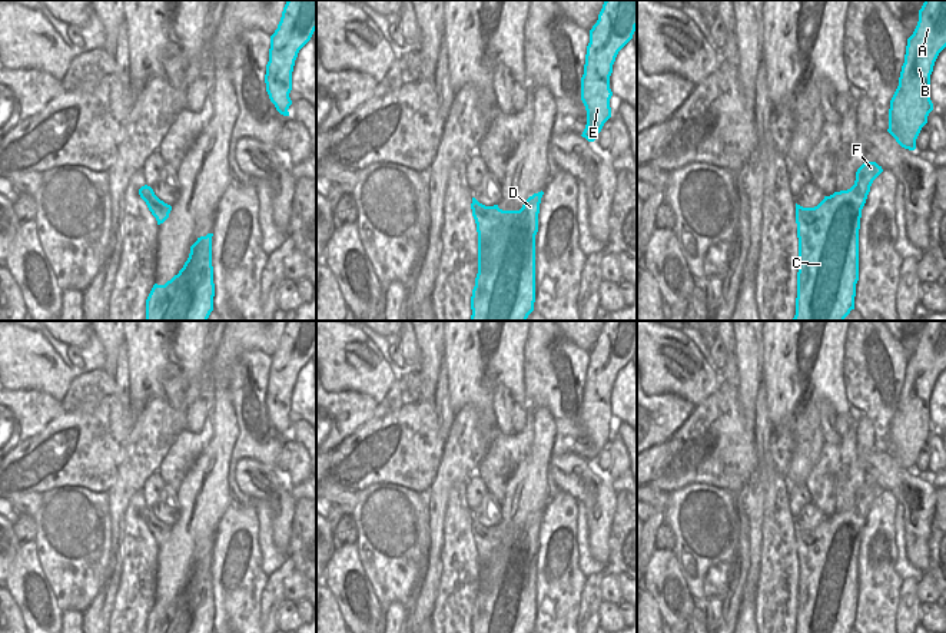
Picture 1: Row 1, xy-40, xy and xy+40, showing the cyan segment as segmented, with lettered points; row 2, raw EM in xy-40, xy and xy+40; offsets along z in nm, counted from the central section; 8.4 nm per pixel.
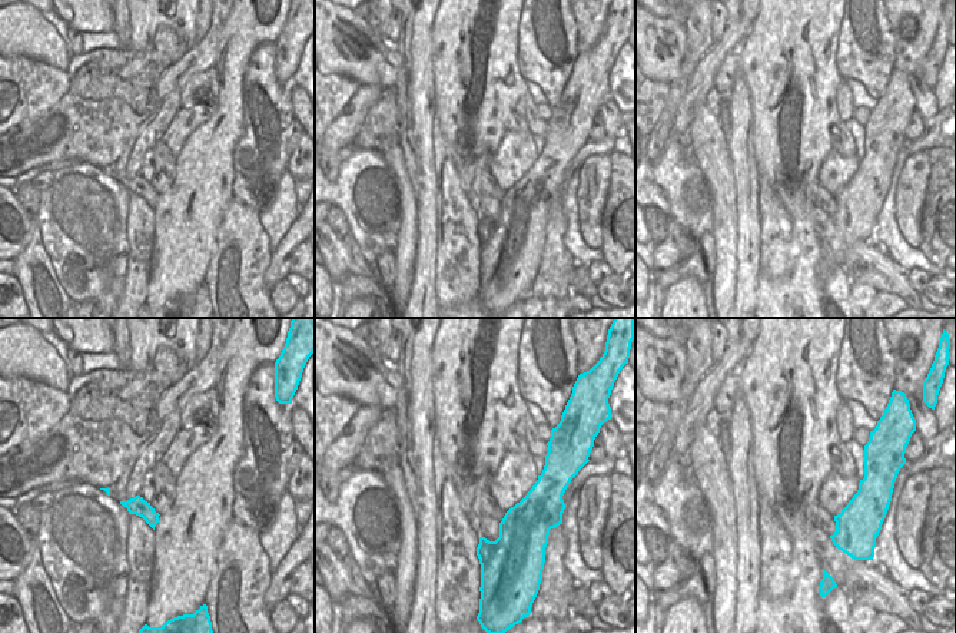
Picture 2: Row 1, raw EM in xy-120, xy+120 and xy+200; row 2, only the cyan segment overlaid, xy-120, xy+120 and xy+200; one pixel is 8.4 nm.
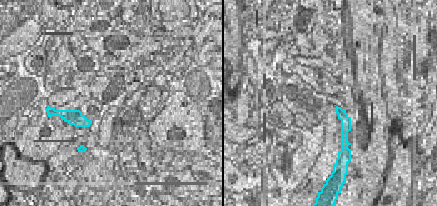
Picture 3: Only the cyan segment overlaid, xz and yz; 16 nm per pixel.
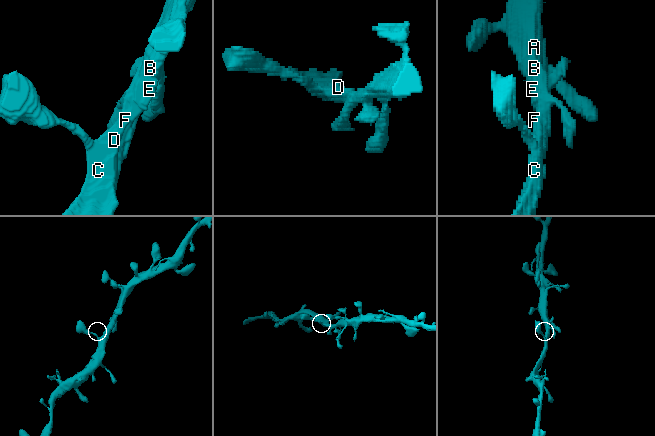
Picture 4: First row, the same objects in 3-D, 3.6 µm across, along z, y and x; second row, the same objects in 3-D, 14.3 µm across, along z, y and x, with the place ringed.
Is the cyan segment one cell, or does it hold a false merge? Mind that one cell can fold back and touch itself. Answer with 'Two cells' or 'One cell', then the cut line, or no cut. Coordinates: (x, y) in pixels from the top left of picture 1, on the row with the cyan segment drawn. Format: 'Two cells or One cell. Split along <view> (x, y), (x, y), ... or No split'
One cell. No split.

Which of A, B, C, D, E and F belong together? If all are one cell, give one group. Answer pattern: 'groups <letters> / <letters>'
groups A B C D E F

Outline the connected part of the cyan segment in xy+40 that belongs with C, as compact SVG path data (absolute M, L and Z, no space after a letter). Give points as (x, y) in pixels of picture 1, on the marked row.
M864 162L850 189L824 196L814 208L796 203L799 272L793 321L844 321L854 309L862 209L882 172L876 162Z

